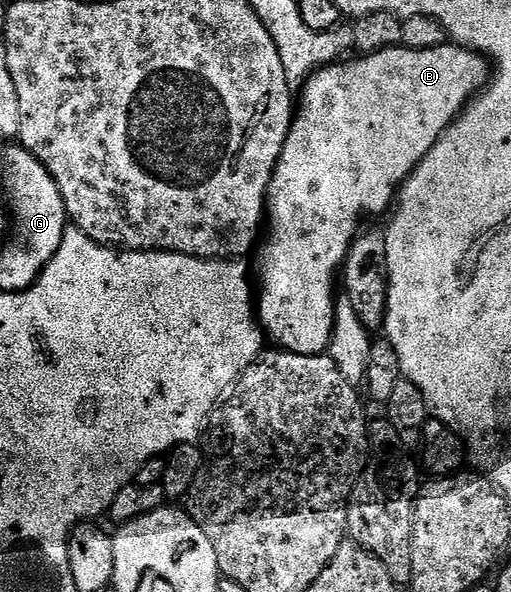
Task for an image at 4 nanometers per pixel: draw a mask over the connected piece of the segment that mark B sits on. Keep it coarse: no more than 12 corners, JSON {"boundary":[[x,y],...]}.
{"boundary":[[457,44],[301,87],[256,314],[326,354],[334,273],[492,66]]}

